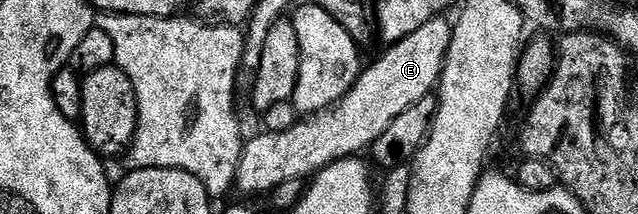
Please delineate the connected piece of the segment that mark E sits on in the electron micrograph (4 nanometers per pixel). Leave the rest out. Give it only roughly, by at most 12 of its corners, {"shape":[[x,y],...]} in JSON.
{"shape":[[435,17],[326,111],[244,144],[261,195],[368,152],[434,94],[453,37]]}

